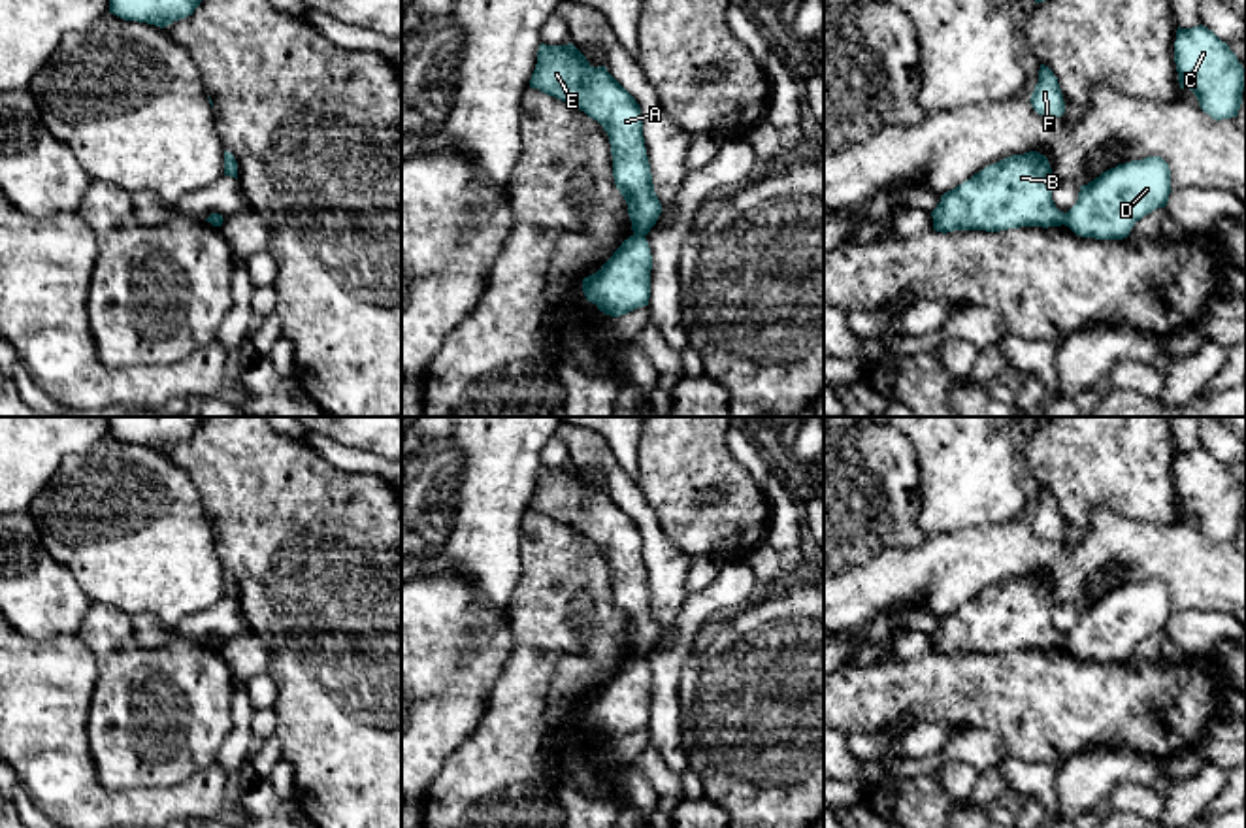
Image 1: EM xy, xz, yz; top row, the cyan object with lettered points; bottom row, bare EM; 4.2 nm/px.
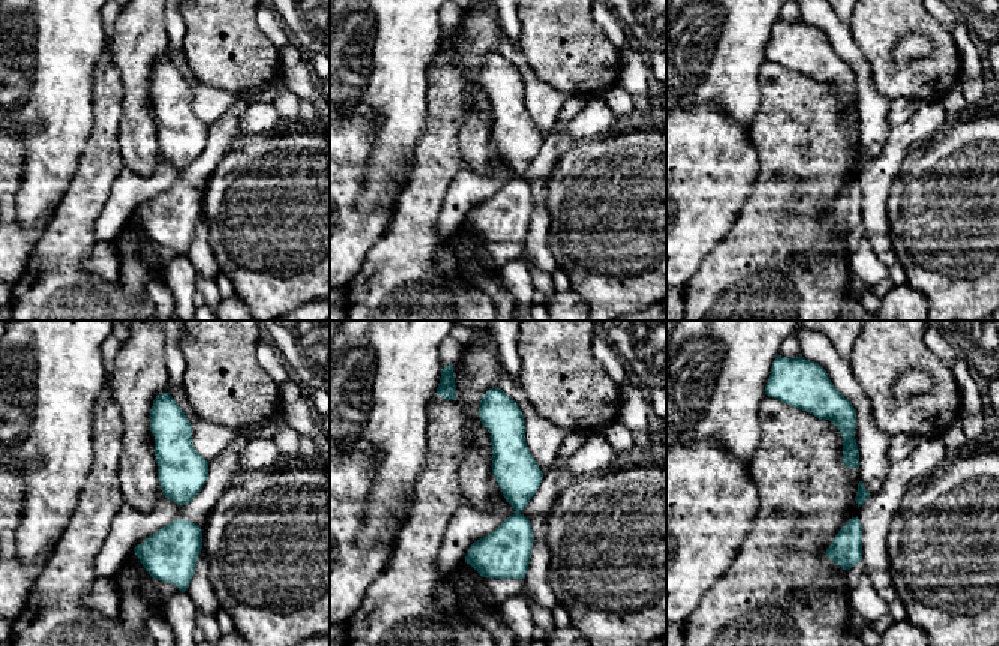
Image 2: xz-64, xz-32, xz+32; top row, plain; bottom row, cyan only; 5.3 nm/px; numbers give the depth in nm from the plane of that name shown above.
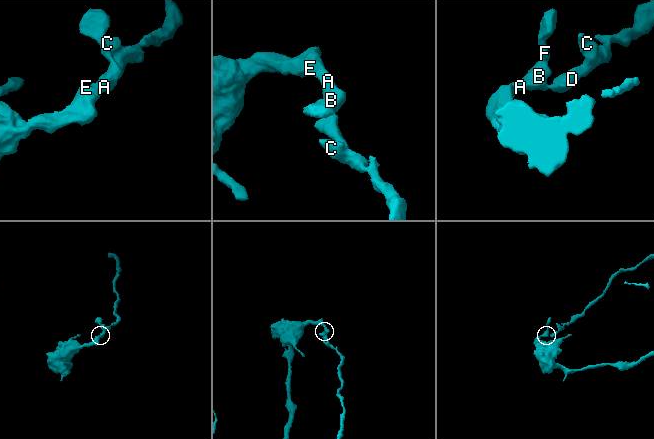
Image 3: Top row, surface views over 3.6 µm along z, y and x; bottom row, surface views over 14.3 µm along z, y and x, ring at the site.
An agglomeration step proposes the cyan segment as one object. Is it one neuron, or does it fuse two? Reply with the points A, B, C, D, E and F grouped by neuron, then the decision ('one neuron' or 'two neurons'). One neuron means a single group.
A B E F / C D; two neurons

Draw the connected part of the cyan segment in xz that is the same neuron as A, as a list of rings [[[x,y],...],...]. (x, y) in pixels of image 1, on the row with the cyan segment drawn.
[[[541,43],[530,87],[571,104],[603,126],[611,143],[615,185],[628,204],[631,230],[647,236],[662,204],[654,192],[635,98],[605,66],[594,68],[573,43]]]

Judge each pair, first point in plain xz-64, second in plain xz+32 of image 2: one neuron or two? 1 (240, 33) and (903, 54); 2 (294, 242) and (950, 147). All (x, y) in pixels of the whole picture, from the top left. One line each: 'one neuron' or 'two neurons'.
1: two neurons
2: one neuron

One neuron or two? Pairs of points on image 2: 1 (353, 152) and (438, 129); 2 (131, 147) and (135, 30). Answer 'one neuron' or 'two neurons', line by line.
1: two neurons
2: one neuron

